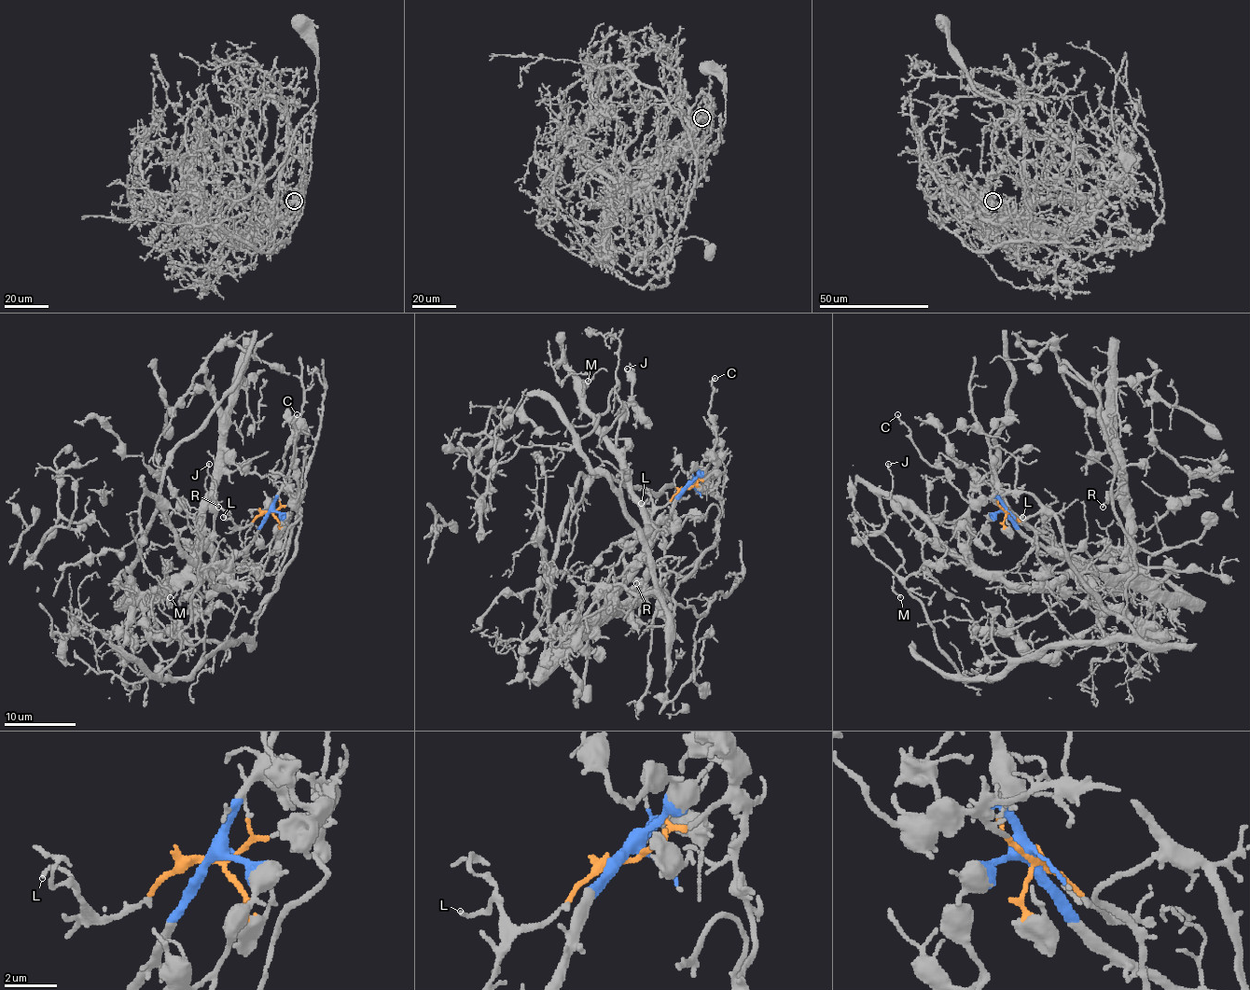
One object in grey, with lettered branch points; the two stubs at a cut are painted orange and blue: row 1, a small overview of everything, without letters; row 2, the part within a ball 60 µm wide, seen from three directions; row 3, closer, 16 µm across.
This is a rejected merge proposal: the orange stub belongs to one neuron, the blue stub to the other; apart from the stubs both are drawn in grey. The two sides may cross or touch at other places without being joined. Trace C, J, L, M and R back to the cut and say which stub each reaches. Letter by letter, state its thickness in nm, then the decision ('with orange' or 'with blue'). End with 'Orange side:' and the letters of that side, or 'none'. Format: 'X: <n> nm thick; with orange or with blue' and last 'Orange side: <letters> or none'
C: 170 nm thick; with orange
J: 120 nm thick; with blue
L: 120 nm thick; with orange
M: 130 nm thick; with blue
R: 140 nm thick; with blue
Orange side: C, L

